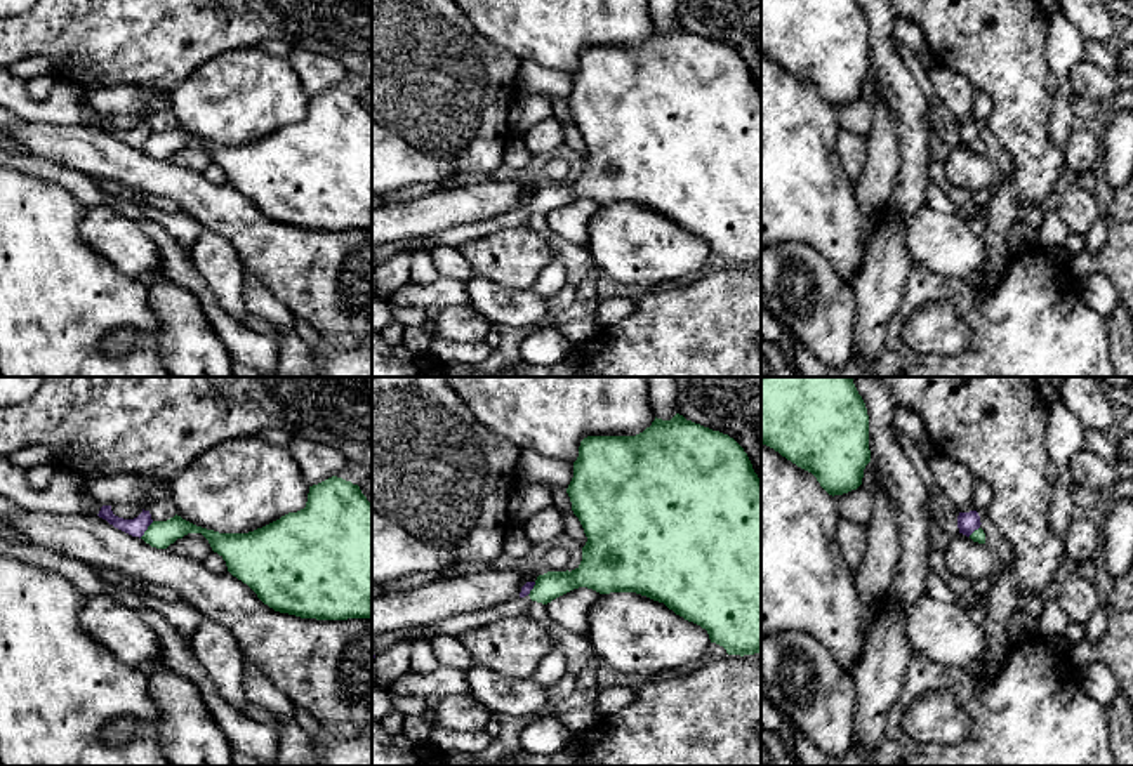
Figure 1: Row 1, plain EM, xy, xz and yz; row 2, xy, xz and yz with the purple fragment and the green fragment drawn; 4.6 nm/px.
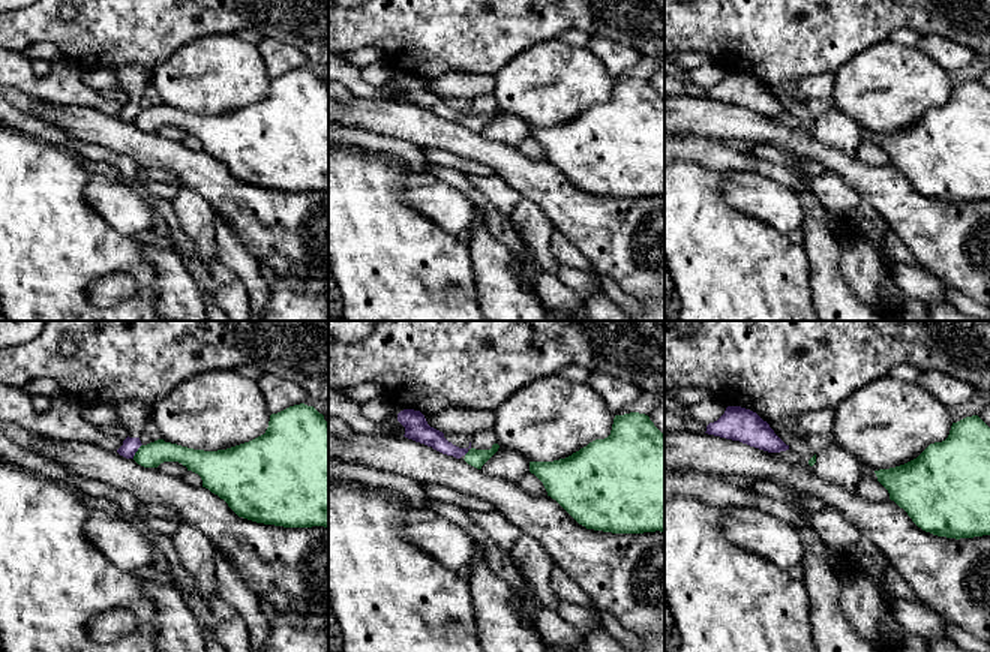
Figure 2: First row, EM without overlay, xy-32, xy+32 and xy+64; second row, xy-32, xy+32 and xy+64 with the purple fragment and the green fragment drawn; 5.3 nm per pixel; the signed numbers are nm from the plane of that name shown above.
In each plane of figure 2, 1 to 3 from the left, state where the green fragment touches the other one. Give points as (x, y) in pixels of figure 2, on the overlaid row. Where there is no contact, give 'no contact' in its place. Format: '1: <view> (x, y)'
1: xy-32 (137, 450)
2: xy+32 (465, 453)
3: no contact

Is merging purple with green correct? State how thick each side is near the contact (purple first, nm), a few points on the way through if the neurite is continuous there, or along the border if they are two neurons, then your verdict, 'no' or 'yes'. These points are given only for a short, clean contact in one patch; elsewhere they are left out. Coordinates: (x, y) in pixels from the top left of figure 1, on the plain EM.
calibres 90 and 130 nm; border xy (153, 132), (139, 148); no

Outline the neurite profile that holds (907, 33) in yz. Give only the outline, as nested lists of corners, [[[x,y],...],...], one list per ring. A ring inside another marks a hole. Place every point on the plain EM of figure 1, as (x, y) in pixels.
[[[900,16],[895,21],[893,36],[898,45],[911,49],[914,54],[921,52],[926,47],[923,30],[916,23]]]

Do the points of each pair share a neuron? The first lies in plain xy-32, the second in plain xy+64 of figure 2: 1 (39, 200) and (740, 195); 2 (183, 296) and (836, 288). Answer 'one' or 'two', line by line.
1: two
2: one

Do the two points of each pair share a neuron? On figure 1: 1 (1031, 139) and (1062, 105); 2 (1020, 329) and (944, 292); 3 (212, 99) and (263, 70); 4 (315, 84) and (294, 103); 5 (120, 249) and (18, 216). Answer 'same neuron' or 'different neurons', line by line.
1: different neurons
2: same neuron
3: same neuron
4: different neurons
5: different neurons

